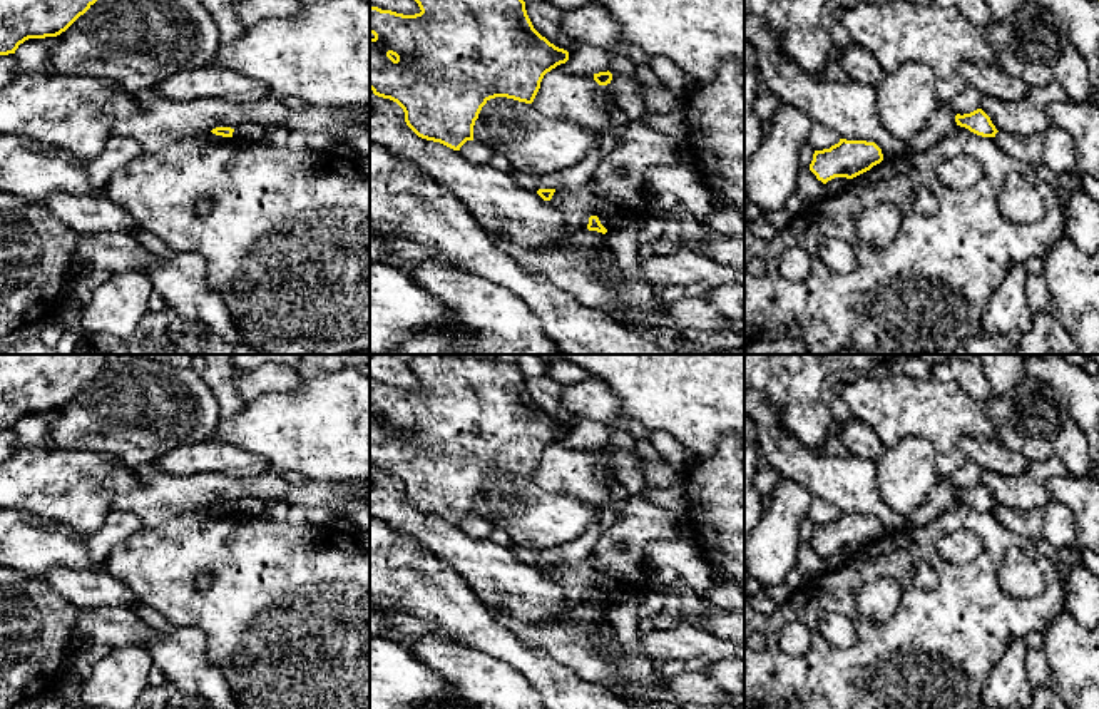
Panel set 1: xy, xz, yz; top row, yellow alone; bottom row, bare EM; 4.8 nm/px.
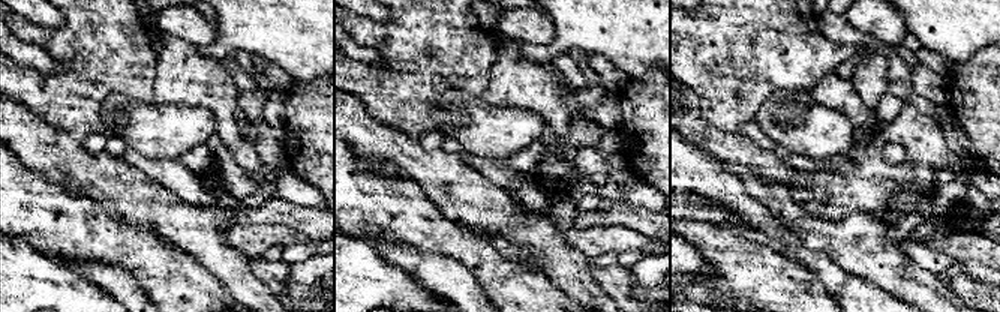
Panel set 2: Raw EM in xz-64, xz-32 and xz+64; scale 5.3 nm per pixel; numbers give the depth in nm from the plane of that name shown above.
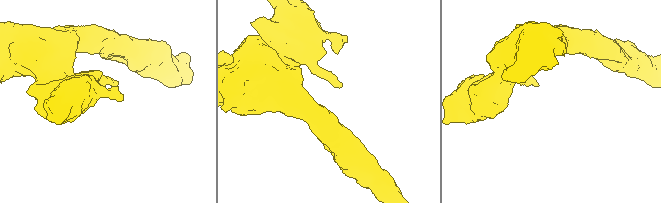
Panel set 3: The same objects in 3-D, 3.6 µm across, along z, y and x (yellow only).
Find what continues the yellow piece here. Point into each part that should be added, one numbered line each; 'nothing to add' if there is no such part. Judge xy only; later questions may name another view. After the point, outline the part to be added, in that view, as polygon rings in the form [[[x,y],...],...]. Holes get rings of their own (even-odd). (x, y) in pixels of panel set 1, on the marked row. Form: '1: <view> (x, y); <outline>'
nothing to add

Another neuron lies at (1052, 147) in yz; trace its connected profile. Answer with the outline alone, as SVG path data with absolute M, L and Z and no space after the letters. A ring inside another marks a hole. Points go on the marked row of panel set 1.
M1052 125L1030 135L999 130L994 139L1015 161L1042 164L1057 176L1077 171L1076 145L1064 129Z

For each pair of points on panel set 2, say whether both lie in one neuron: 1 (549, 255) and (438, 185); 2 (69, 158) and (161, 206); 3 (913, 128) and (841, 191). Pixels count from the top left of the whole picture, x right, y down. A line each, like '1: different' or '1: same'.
1: same
2: same
3: same

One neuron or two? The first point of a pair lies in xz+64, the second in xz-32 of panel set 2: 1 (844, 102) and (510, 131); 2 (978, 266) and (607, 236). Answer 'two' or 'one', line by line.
1: two
2: one

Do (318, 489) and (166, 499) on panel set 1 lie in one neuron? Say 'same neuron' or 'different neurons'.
same neuron

